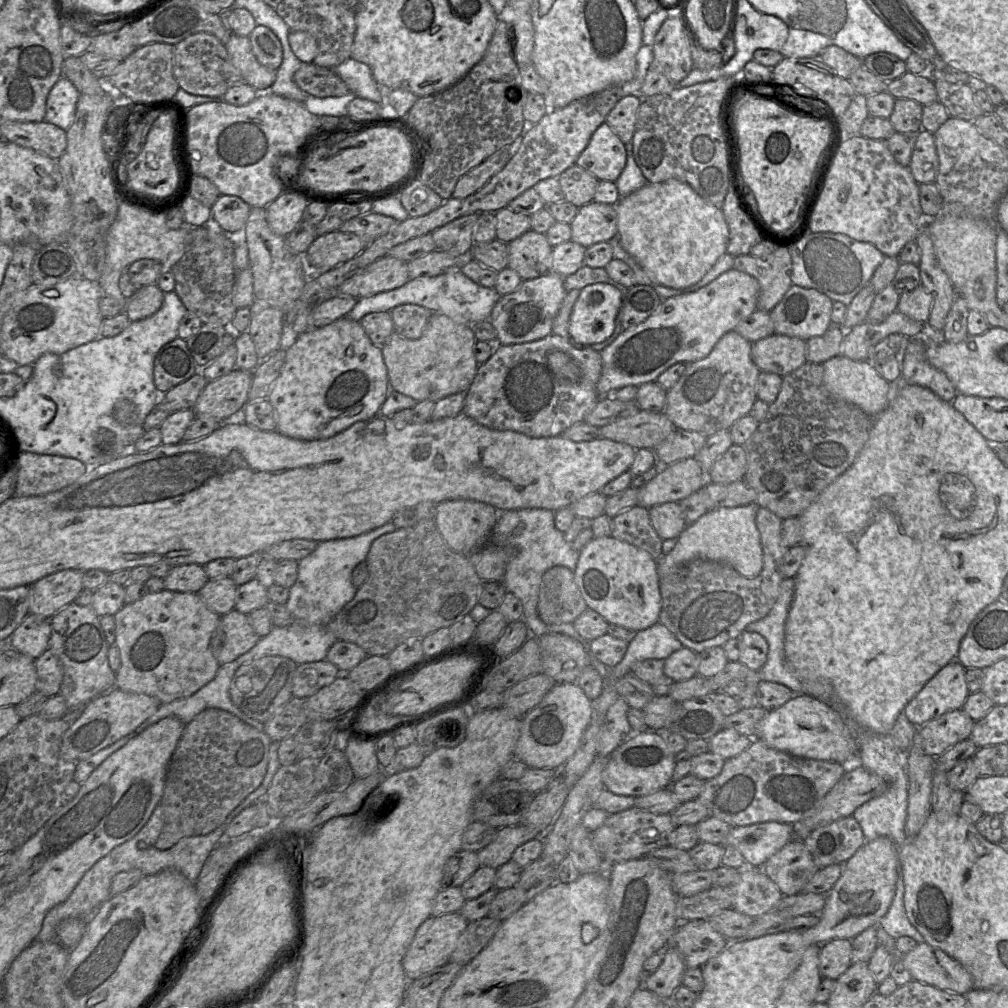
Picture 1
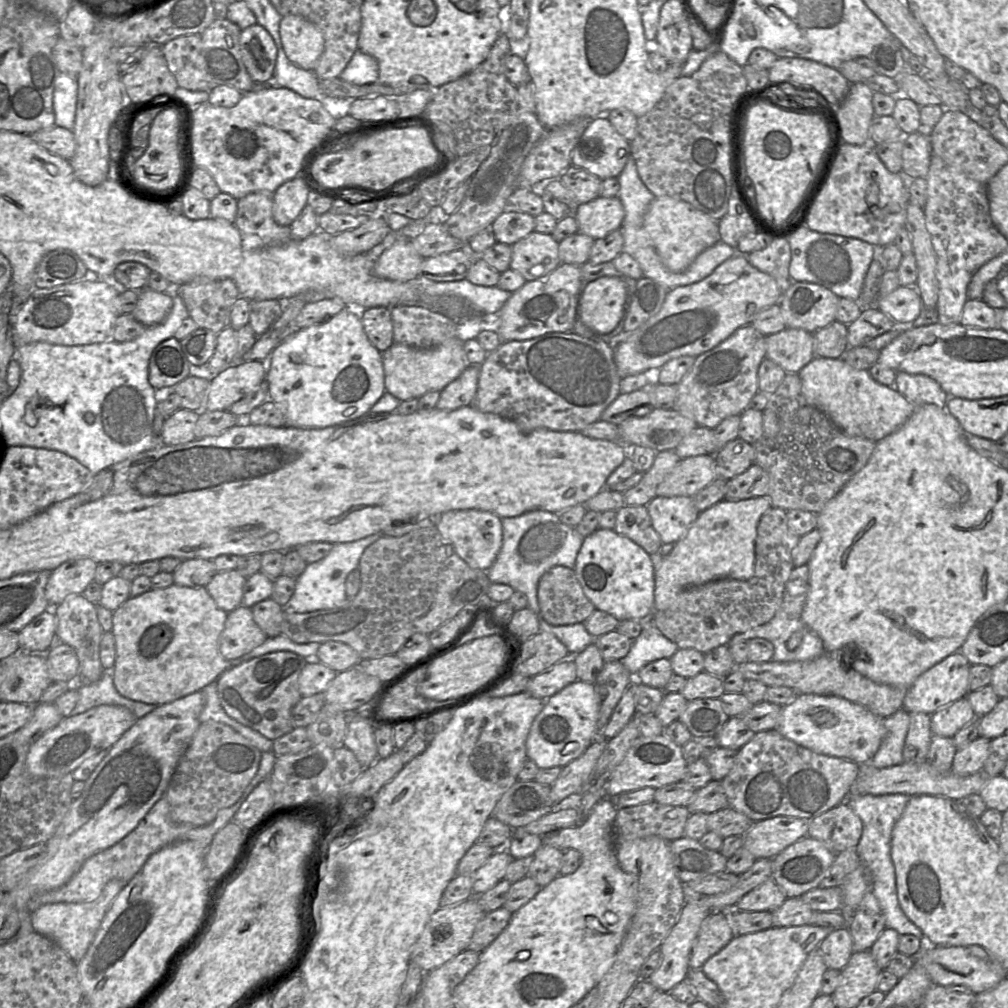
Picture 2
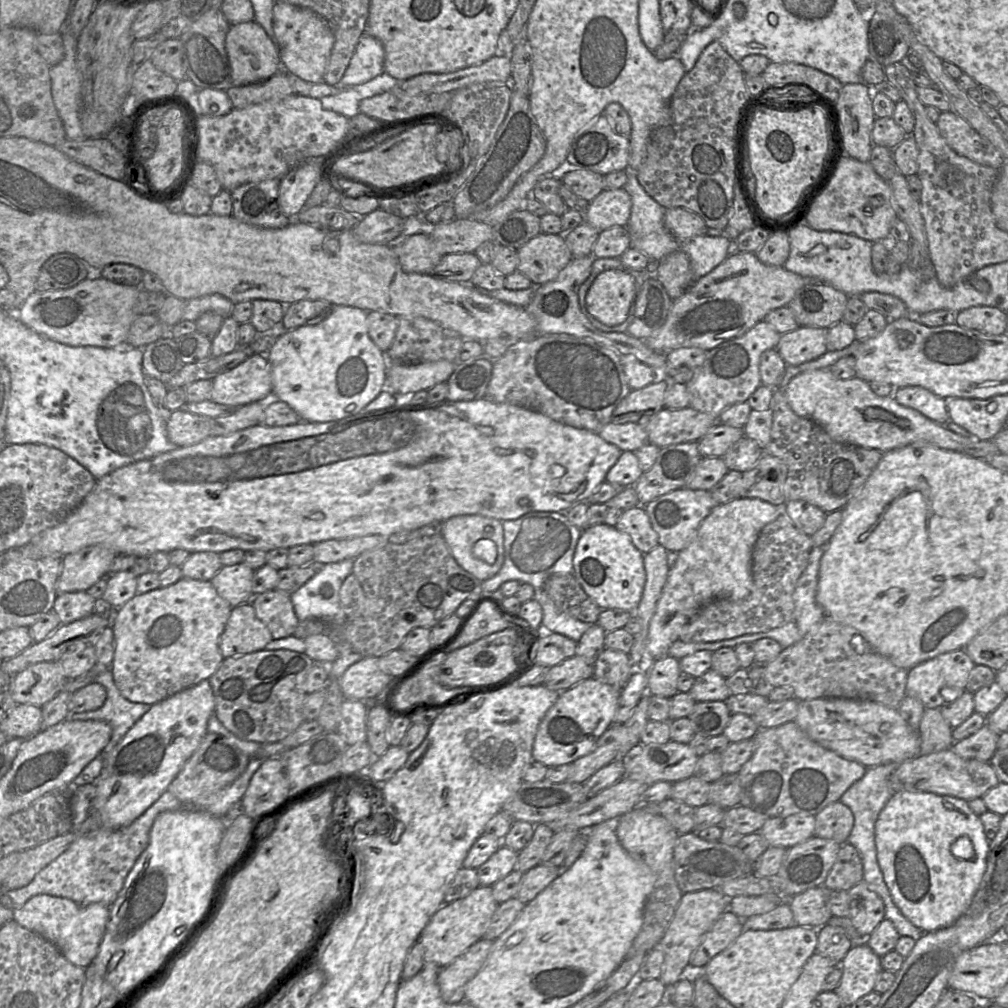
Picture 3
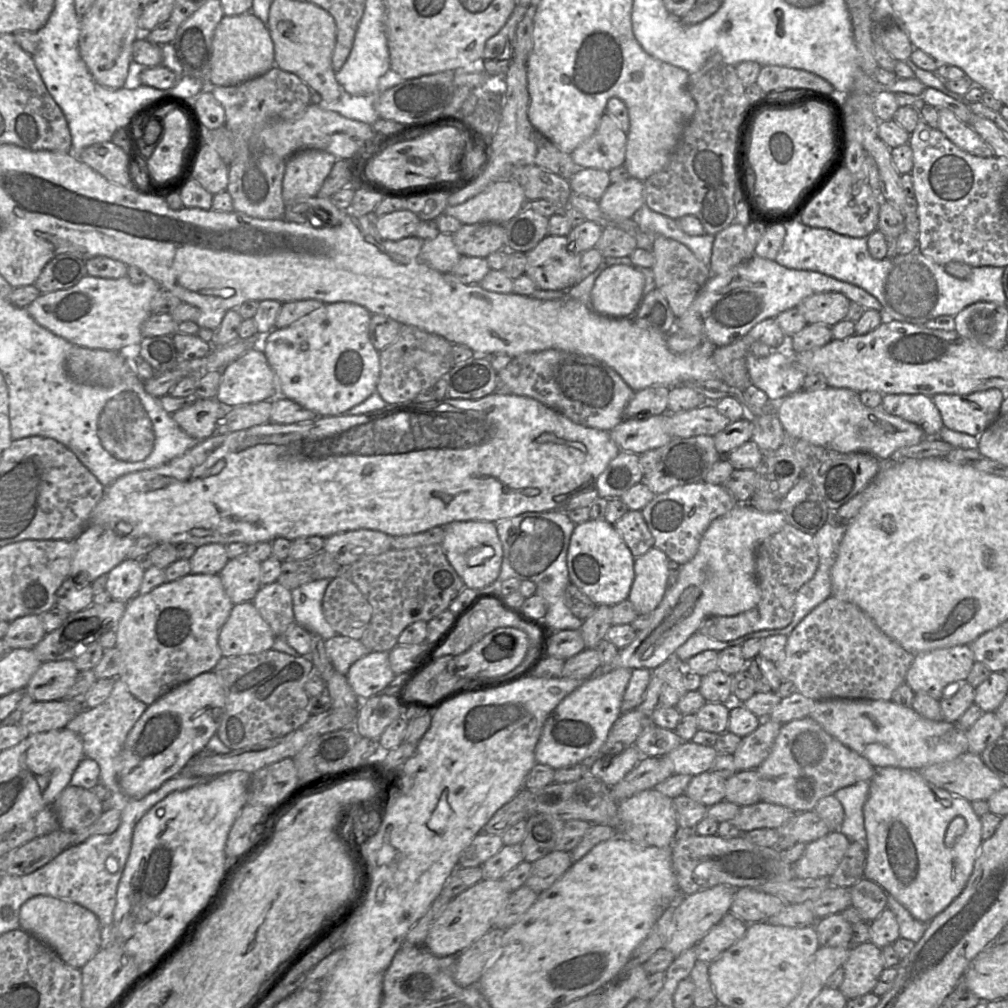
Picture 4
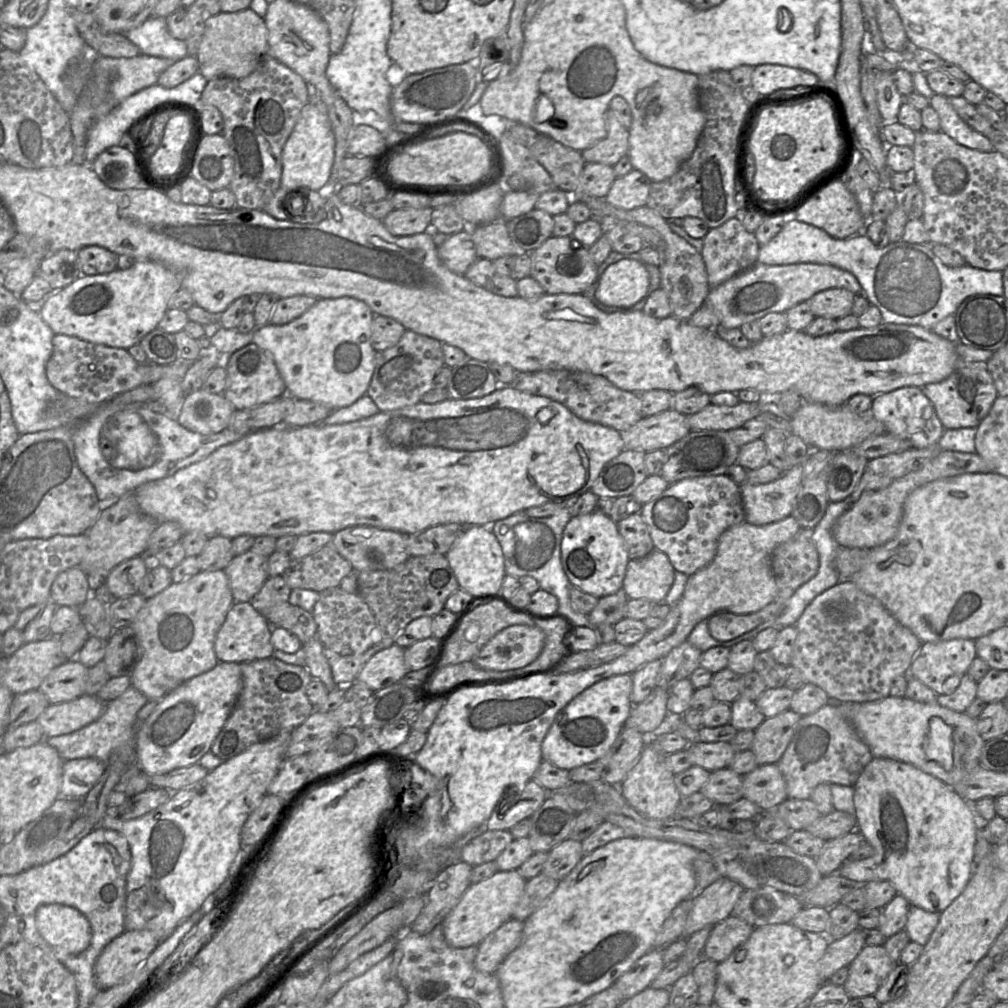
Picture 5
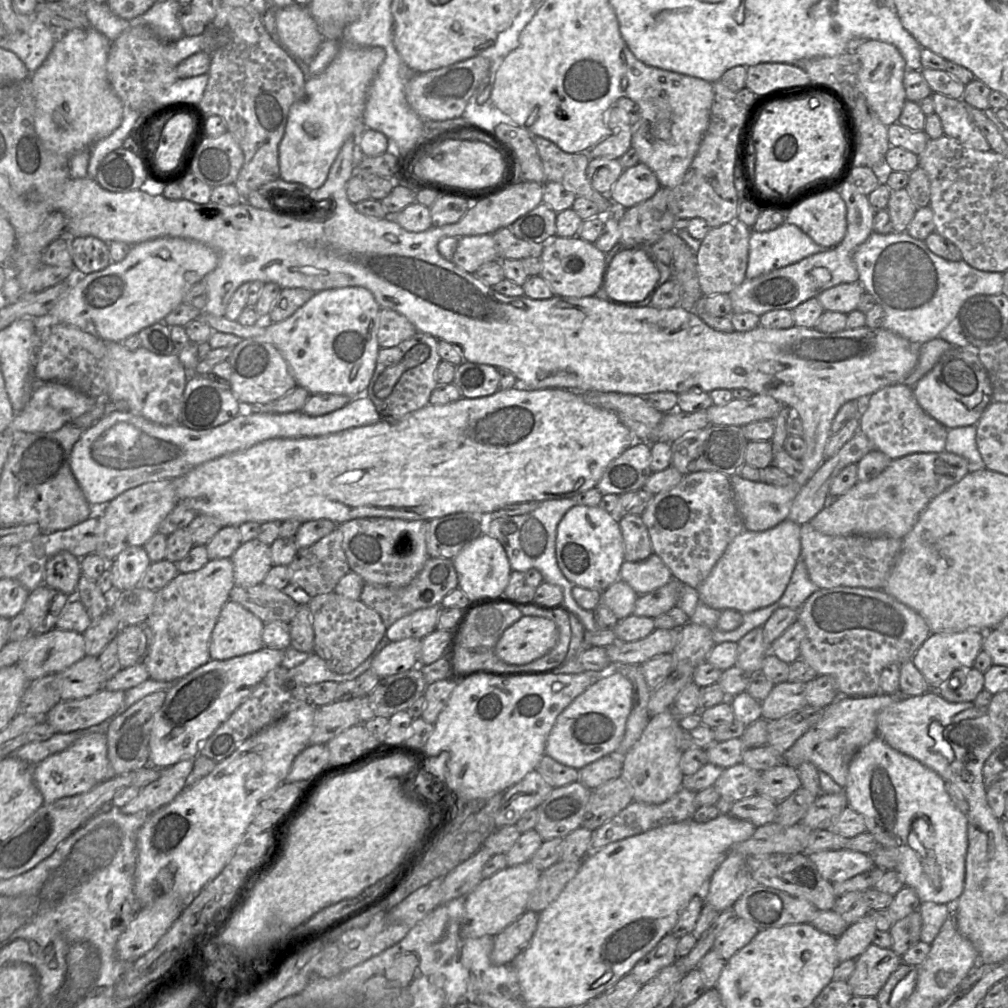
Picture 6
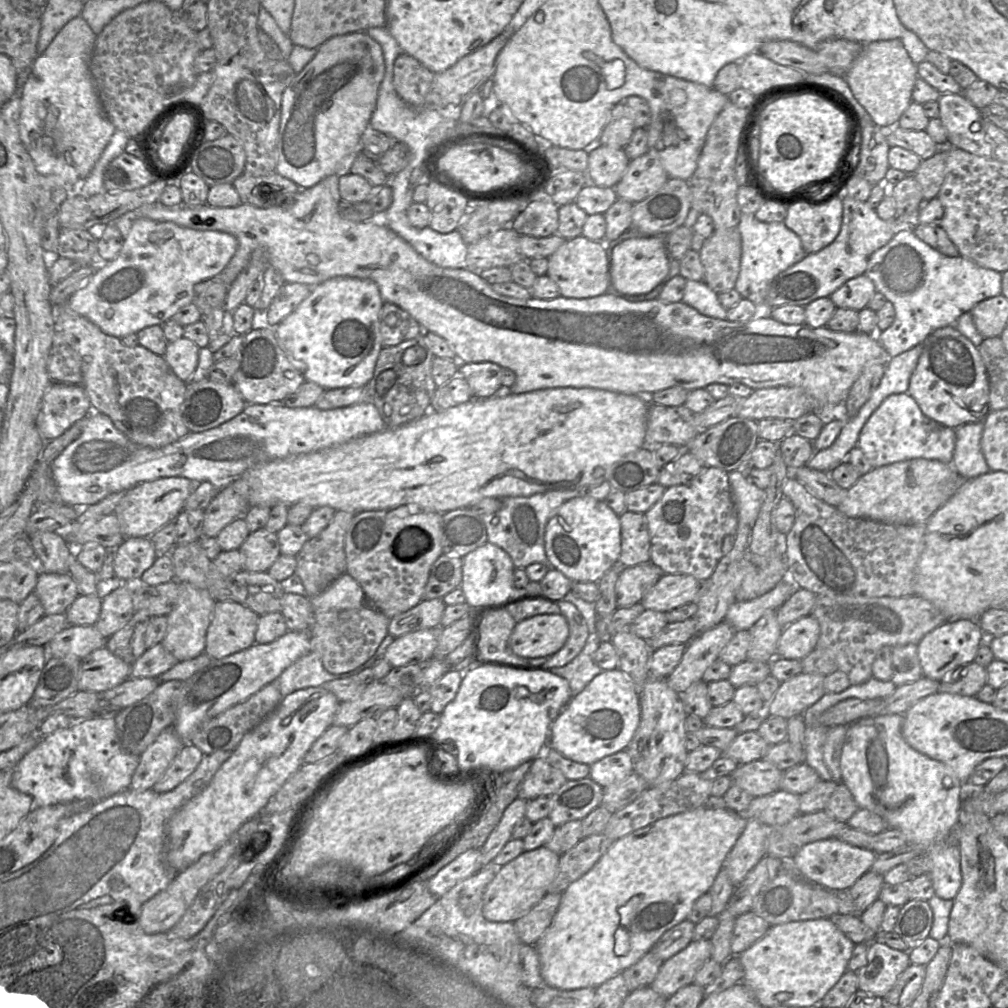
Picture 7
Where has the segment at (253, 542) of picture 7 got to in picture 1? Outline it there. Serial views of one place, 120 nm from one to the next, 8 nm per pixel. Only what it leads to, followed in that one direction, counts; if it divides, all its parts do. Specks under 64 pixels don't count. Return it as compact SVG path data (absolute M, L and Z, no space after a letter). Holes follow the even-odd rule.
M220 577L209 579L198 595L209 609L222 616L235 609L237 588L231 577Z

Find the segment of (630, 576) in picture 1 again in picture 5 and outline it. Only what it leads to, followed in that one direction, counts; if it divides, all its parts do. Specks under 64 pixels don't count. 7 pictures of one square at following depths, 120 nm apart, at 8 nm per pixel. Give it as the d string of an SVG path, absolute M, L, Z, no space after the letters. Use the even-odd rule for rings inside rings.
M591 512L572 517L564 528L561 562L572 586L602 598L622 590L630 558L617 522L609 515Z

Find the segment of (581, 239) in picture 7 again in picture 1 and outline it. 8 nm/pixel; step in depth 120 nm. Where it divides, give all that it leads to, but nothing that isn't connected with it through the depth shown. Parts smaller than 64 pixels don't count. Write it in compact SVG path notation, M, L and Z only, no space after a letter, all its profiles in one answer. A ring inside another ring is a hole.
M529 230L508 245L508 268L514 270L523 281L538 278L551 271L553 246L545 234Z

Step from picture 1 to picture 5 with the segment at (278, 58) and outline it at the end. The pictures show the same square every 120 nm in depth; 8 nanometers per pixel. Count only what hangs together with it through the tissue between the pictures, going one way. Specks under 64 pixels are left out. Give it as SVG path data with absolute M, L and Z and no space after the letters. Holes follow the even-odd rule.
M250 8L238 12L219 12L205 23L196 58L199 72L207 81L217 77L240 79L250 75L268 54L267 27L263 18Z

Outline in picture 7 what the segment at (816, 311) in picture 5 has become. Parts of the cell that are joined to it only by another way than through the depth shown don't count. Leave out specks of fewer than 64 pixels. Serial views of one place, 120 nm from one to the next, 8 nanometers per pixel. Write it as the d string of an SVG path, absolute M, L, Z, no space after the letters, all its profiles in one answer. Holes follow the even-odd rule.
M865 274L848 280L830 295L837 308L860 311L867 308L876 292L874 283Z

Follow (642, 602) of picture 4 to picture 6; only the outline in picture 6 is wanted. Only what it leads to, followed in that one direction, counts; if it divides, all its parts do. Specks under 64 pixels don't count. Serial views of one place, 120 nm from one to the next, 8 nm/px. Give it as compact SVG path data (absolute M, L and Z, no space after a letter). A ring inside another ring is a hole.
M654 553L643 561L624 561L620 569L620 579L639 595L650 593L664 586L672 578L670 569Z

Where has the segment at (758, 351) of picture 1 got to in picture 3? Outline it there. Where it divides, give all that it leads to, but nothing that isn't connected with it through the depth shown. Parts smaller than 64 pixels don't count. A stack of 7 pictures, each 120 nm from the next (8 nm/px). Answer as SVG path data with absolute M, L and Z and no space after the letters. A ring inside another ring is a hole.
M799 326L782 334L775 348L786 365L798 366L822 356L826 351L826 329Z

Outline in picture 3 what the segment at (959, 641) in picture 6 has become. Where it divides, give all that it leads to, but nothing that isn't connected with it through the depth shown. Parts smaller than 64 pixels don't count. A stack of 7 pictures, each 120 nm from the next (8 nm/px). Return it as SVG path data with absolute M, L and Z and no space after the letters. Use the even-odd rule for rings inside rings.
M964 649L945 652L923 661L908 670L906 695L918 699L926 708L941 708L963 693L974 665Z

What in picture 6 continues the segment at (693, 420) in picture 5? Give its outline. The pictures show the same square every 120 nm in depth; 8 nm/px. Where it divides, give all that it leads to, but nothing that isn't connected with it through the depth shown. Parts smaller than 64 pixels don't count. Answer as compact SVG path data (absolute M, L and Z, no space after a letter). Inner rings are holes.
M753 395L748 399L733 399L726 405L712 405L707 410L710 425L745 426L773 420L784 407L780 401L767 395Z

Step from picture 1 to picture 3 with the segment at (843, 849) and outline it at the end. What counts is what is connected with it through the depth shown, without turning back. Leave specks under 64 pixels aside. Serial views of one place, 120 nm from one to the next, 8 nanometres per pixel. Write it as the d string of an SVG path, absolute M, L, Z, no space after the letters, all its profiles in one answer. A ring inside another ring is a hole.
M841 801L827 805L815 815L815 836L832 840L841 846L847 843L854 826L854 815Z

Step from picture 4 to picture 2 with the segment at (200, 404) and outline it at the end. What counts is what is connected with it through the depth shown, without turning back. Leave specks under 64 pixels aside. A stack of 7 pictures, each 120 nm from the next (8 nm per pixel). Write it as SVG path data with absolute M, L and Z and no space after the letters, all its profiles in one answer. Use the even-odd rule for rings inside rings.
M179 409L166 418L161 434L163 444L177 445L195 440L195 426L199 415L200 411Z

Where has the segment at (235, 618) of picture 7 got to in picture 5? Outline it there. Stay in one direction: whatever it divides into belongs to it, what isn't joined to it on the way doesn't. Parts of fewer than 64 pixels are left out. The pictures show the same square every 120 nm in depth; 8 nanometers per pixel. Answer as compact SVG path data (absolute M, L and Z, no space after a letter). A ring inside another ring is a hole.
M234 602L214 641L218 661L242 663L271 657L274 652L271 642L272 628L273 626L251 602Z

